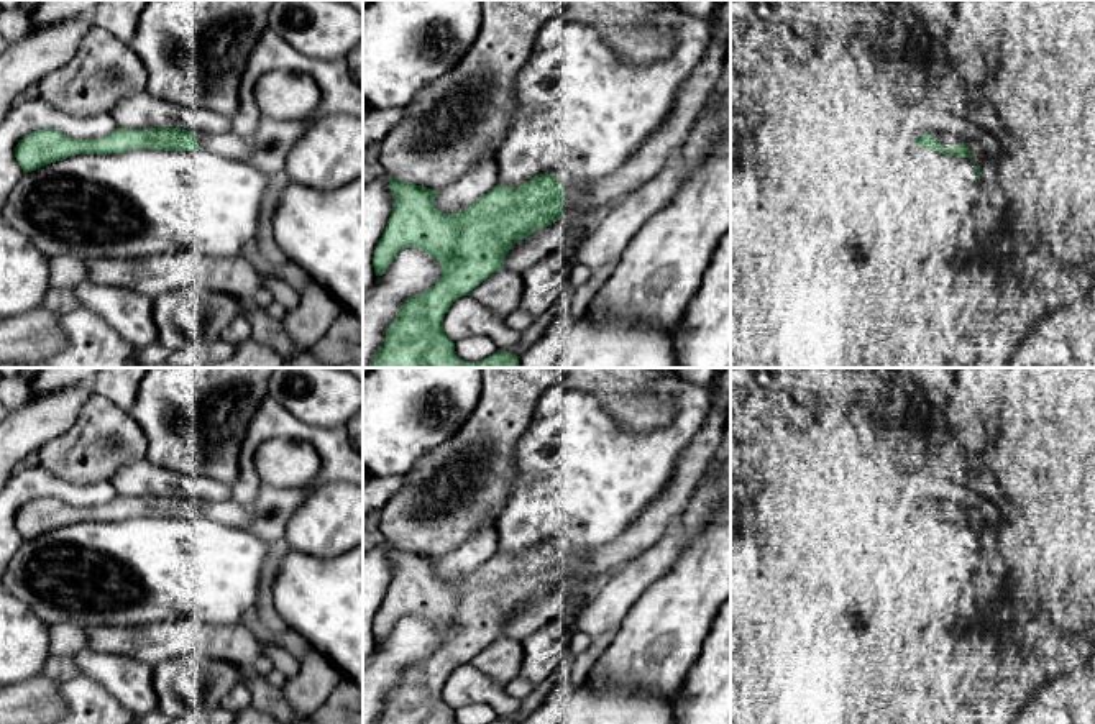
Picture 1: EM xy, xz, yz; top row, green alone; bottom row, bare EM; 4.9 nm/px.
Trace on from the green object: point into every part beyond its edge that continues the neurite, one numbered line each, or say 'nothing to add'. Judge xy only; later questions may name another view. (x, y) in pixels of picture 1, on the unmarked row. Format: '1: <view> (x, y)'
1: xy (229, 513)

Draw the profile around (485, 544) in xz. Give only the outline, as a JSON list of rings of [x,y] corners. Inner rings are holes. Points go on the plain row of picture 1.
[[[486,525],[471,538],[440,558],[435,575],[443,581],[456,581],[473,573],[479,565],[499,552],[499,534],[496,527]]]

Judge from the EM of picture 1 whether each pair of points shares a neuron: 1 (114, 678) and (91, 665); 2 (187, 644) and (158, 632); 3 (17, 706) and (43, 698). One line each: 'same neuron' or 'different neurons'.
1: same neuron
2: same neuron
3: same neuron

